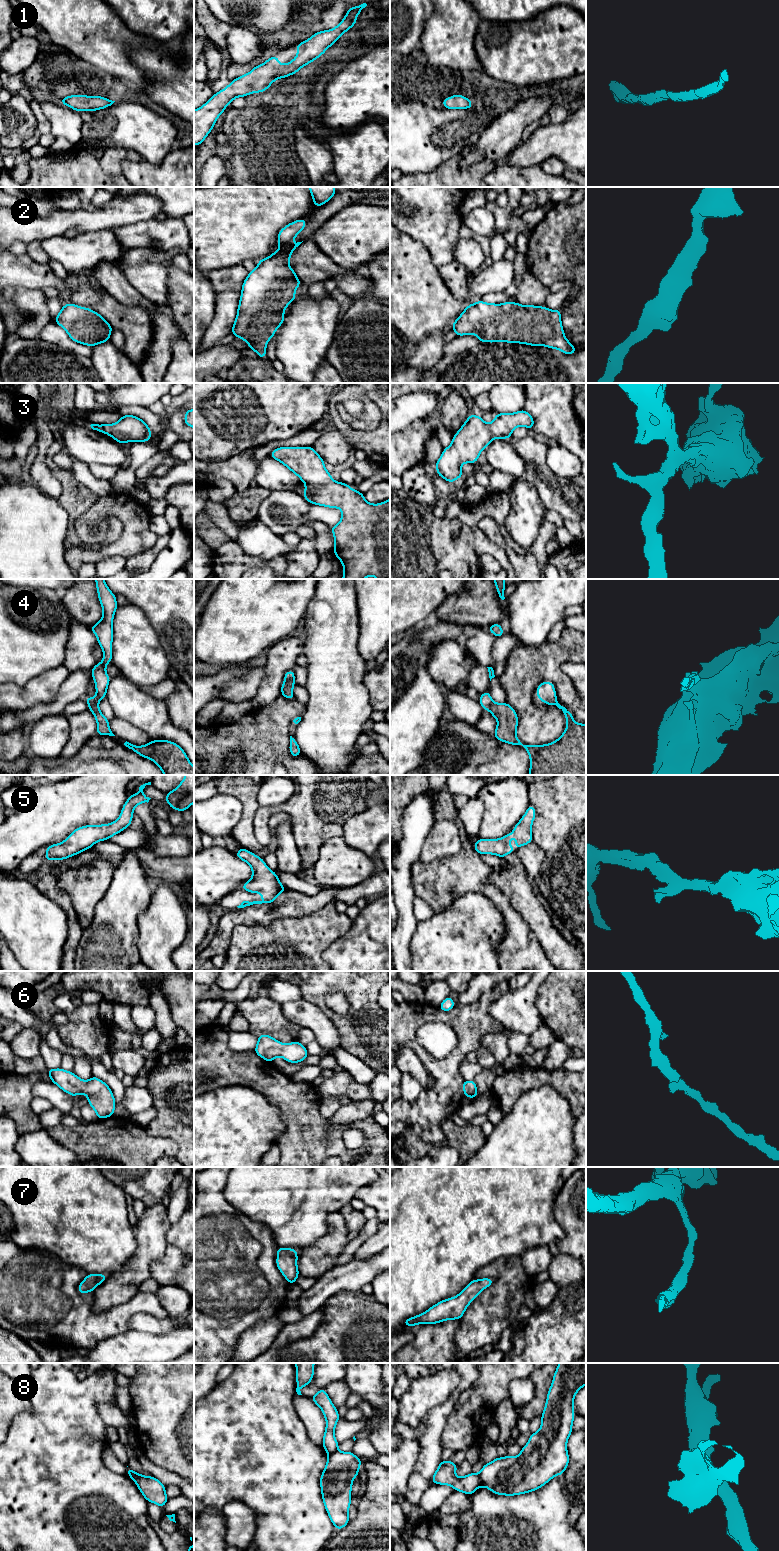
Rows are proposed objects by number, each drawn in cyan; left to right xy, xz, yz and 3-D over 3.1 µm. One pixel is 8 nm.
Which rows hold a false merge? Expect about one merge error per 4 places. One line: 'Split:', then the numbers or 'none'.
Split: 4, 8

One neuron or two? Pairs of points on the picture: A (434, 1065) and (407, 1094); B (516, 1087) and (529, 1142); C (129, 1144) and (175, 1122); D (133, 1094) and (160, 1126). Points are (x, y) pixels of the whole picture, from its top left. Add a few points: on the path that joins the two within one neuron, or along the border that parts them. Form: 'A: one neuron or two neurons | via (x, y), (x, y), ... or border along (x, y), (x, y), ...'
A: two neurons | border along (423, 1088), (413, 1101), (406, 1101), (400, 1097)
B: two neurons | border along (540, 1086), (526, 1090), (512, 1109), (504, 1115)
C: two neurons | border along (144, 1128), (153, 1136), (163, 1136), (173, 1140)
D: two neurons | border along (146, 1087), (152, 1098), (153, 1106)

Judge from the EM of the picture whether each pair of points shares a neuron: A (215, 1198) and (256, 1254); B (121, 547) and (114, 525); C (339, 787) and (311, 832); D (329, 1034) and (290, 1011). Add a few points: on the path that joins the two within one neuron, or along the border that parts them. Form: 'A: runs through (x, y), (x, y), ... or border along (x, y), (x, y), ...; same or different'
A: runs through (215, 1212), (242, 1240); same
B: border along (121, 520), (121, 535), (113, 542), (106, 543); different
C: runs through (328, 798), (320, 806), (320, 814), (314, 821); same
D: runs through (319, 1024), (311, 1016), (300, 1013); same

